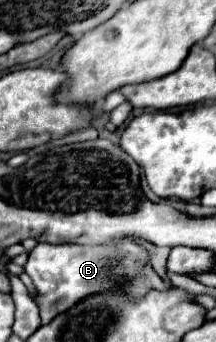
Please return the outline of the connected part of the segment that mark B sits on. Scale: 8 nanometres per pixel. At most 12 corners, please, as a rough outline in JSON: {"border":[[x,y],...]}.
{"border":[[133,239],[39,243],[25,271],[45,325],[79,299],[133,279],[165,289]]}

